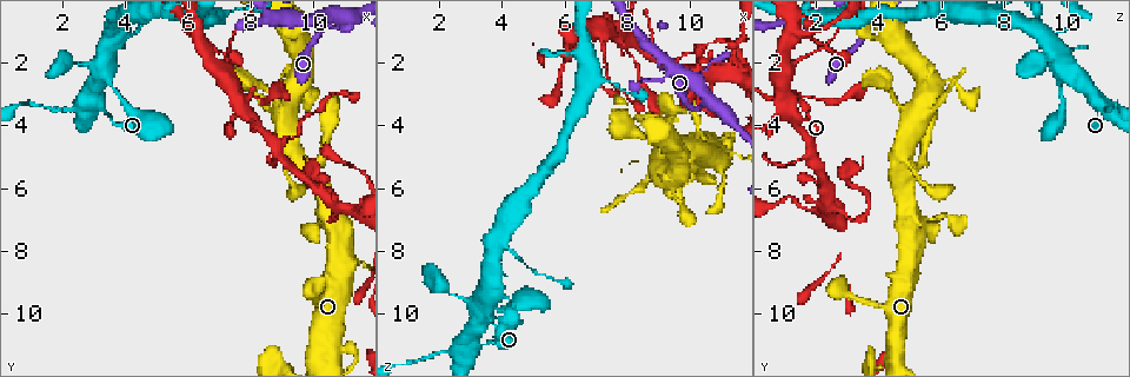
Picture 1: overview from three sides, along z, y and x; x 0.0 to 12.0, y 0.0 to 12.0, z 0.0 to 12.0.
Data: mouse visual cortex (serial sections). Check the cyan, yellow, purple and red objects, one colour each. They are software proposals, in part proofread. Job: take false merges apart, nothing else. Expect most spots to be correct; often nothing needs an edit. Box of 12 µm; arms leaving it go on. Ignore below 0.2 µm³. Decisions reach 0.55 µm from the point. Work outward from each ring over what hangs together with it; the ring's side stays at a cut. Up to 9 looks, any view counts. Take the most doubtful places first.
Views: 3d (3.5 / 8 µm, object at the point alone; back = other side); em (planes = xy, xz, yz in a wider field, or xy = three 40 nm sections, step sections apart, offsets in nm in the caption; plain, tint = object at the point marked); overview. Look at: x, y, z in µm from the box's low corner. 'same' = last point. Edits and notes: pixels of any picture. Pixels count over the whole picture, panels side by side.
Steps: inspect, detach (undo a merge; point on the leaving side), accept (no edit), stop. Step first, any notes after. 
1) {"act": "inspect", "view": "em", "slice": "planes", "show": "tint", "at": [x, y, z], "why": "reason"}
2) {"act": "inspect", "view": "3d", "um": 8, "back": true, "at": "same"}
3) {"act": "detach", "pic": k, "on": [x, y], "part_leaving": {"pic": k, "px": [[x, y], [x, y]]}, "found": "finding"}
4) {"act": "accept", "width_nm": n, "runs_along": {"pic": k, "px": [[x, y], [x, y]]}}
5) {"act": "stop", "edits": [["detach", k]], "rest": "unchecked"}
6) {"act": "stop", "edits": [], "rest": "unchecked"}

{"act": "inspect", "view": "3d", "um": 3.5, "at": [8.4, 4.3, 1.7], "why": "abrupt turn"}

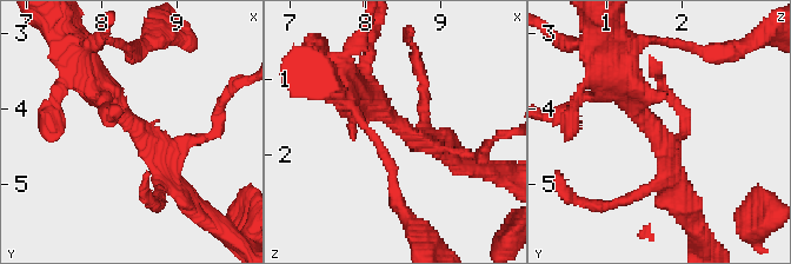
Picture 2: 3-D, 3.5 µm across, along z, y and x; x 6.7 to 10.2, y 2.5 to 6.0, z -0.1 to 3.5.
{"act": "inspect", "view": "em", "slice": "xy", "step": 3, "show": "tint", "at": [8.50, 4.25, 1.70], "why": "now the EM"}

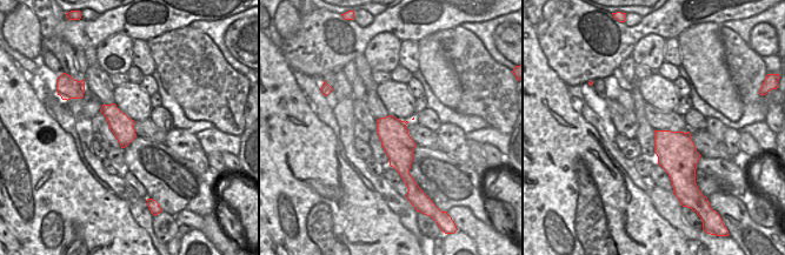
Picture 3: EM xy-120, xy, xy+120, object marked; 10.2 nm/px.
{"act": "accept", "runs_along": {"pic": 2, "px": [[473, 156], [411, 138], [357, 92]]}, "found": "one cell here"}

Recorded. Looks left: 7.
{"act": "inspect", "view": "em", "slice": "xy", "step": 2, "show": "tint", "at": [6.9, 2.2, 1.0], "why": "calibre changes"}

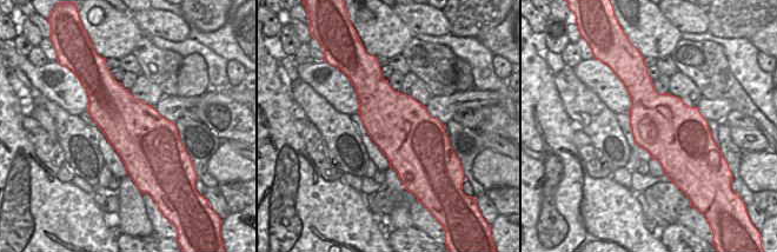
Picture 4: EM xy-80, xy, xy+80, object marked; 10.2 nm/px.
{"act": "inspect", "view": "3d", "um": 3.5, "back": true, "at": "same", "why": "wider look"}

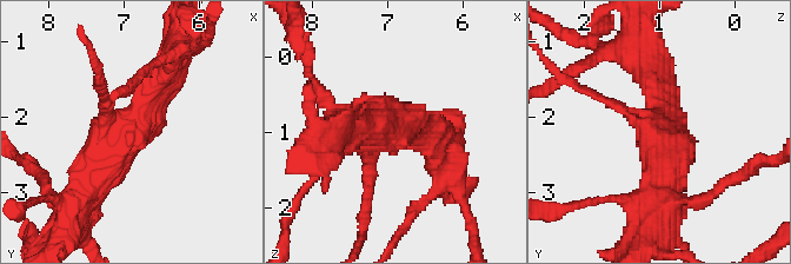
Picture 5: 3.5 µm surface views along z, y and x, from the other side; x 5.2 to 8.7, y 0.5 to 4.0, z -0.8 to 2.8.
{"act": "accept", "arms": 3, "arm_widths_nm": [150, 300, 450], "runs_along": {"pic": 5, "px": [[71, 213], [135, 126], [154, 84]]}, "found": "one cell here"}

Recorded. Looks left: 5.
{"act": "inspect", "view": "3d", "um": 3.5, "back": true, "at": [2.3, 3.4, 11.1], "why": "thick turns thin"}

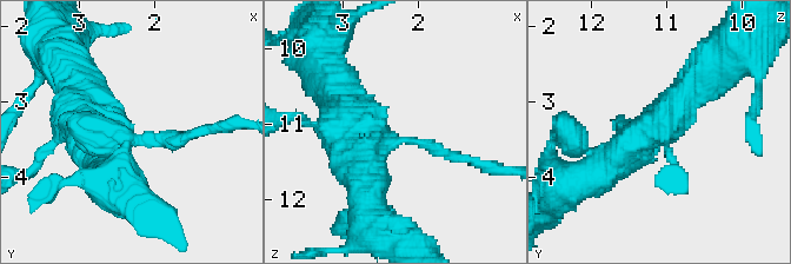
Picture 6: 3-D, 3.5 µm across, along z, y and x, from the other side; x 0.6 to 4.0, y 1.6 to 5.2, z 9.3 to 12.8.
{"act": "inspect", "view": "em", "slice": "xy", "step": 3, "show": "tint", "at": [2.30, 3.45, 11.20], "why": "shape alone is not enough"}

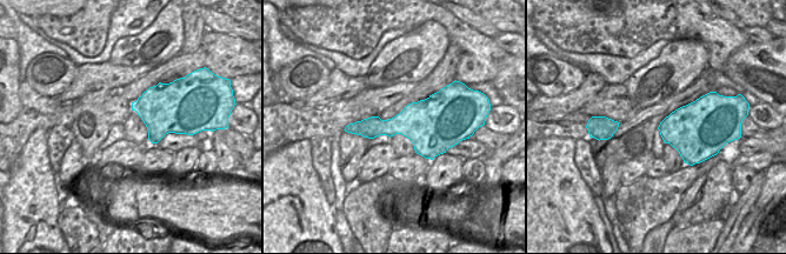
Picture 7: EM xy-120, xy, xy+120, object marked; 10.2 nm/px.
{"act": "inspect", "view": "em", "slice": "xy", "step": 2, "show": "tint", "at": "same"}

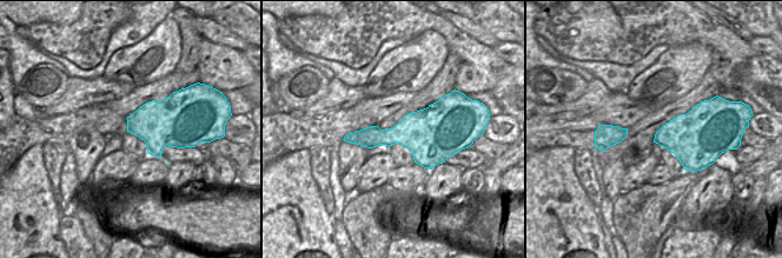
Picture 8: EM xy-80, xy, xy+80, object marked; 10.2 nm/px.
{"act": "accept", "runs_along": {"pic": 6, "px": [[324, 125], [357, 144], [418, 140], [472, 162]]}, "found": "continuous, no second cell"}

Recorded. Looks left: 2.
{"act": "stop", "edits": [], "rest": "unchecked"}

